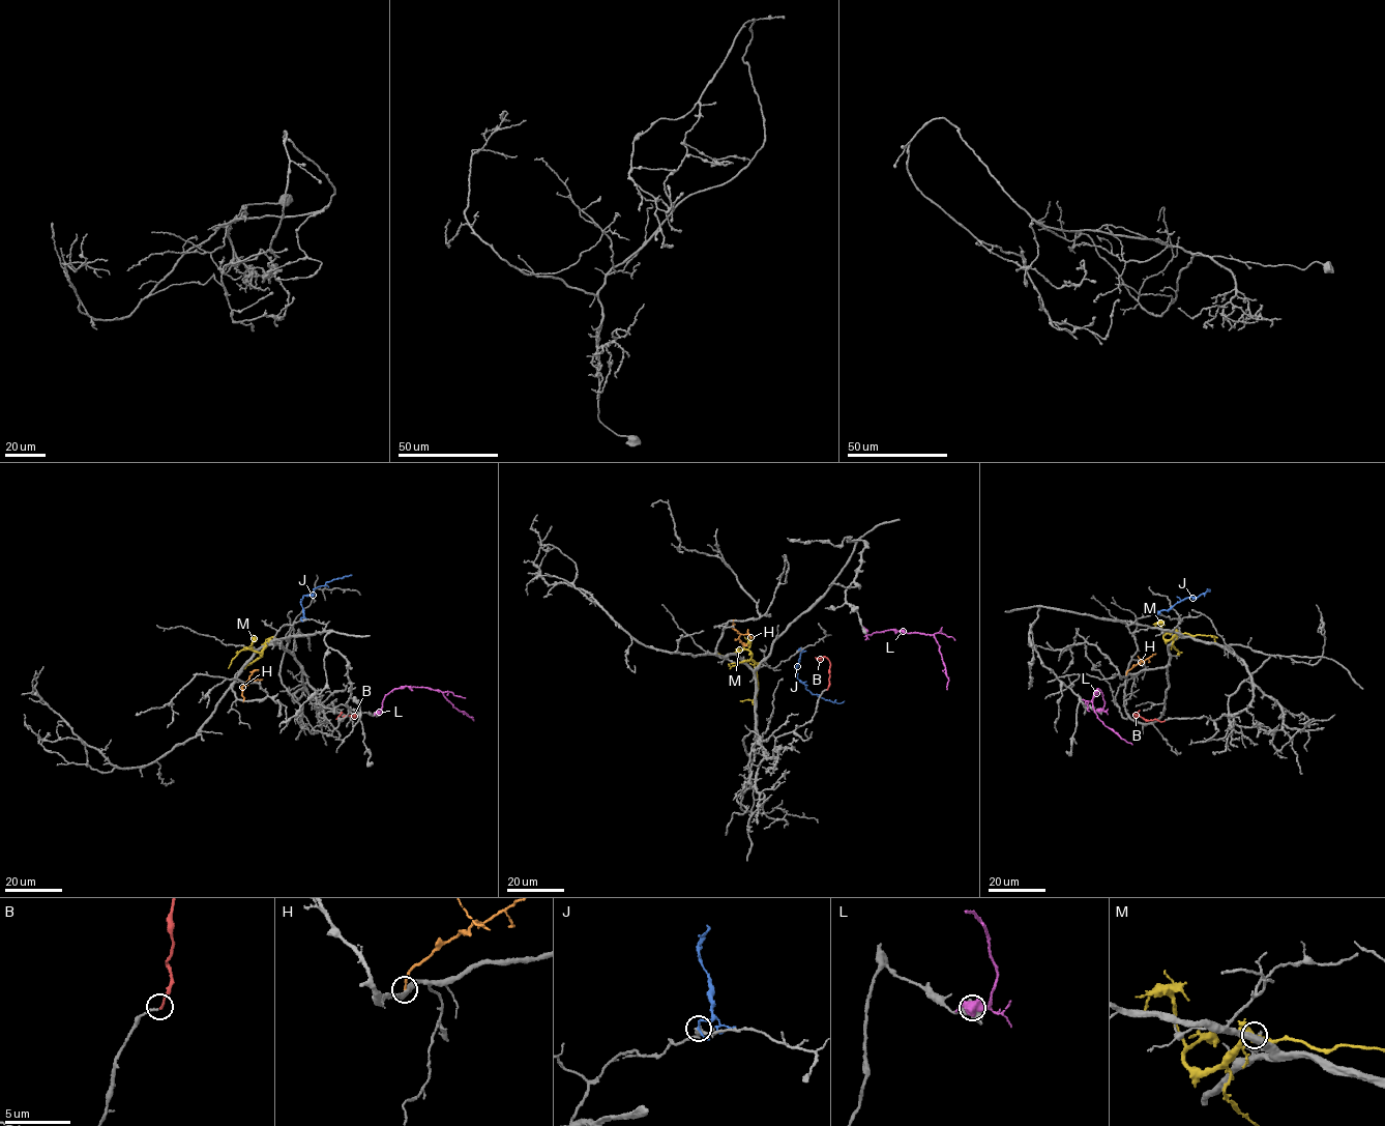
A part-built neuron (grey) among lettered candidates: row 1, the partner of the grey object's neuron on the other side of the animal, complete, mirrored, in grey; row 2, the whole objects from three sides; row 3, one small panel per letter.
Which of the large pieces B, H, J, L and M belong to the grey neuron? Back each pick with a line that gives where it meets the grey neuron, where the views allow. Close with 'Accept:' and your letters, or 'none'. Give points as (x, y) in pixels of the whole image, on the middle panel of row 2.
B: contact (827, 689)
Accept: B

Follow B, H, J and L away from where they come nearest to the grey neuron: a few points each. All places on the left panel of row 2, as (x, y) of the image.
B: (355, 715), (354, 718), (347, 716), (340, 721), (341, 712)
H: (243, 700), (242, 687), (258, 669)
J: (301, 619), (304, 614), (300, 604), (303, 596), (333, 579), (351, 575)
L: (377, 713), (384, 696), (394, 689), (429, 687), (439, 690), (454, 706), (473, 720)

